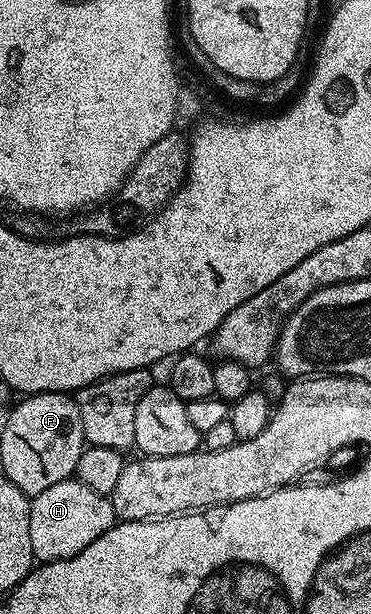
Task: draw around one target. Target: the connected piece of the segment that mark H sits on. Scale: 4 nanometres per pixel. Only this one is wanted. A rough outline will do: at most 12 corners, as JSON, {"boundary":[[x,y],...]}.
{"boundary":[[76,478],[31,499],[41,563],[67,560],[116,522]]}

